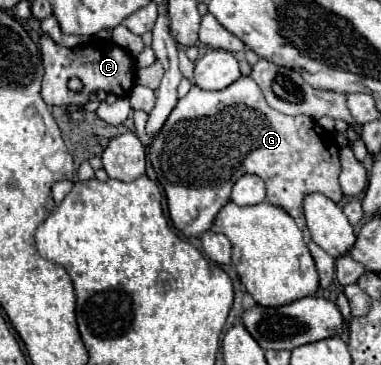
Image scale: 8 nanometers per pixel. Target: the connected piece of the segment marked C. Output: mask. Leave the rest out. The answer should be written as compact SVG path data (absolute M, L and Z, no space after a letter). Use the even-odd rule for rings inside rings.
M41 35L41 61L45 67L41 97L51 107L69 107L69 105L83 105L89 101L91 93L105 91L115 97L129 97L135 85L135 59L113 41L91 41L79 47L63 47L57 45L49 35ZM69 77L79 77L83 81L81 93L71 93L67 89Z

